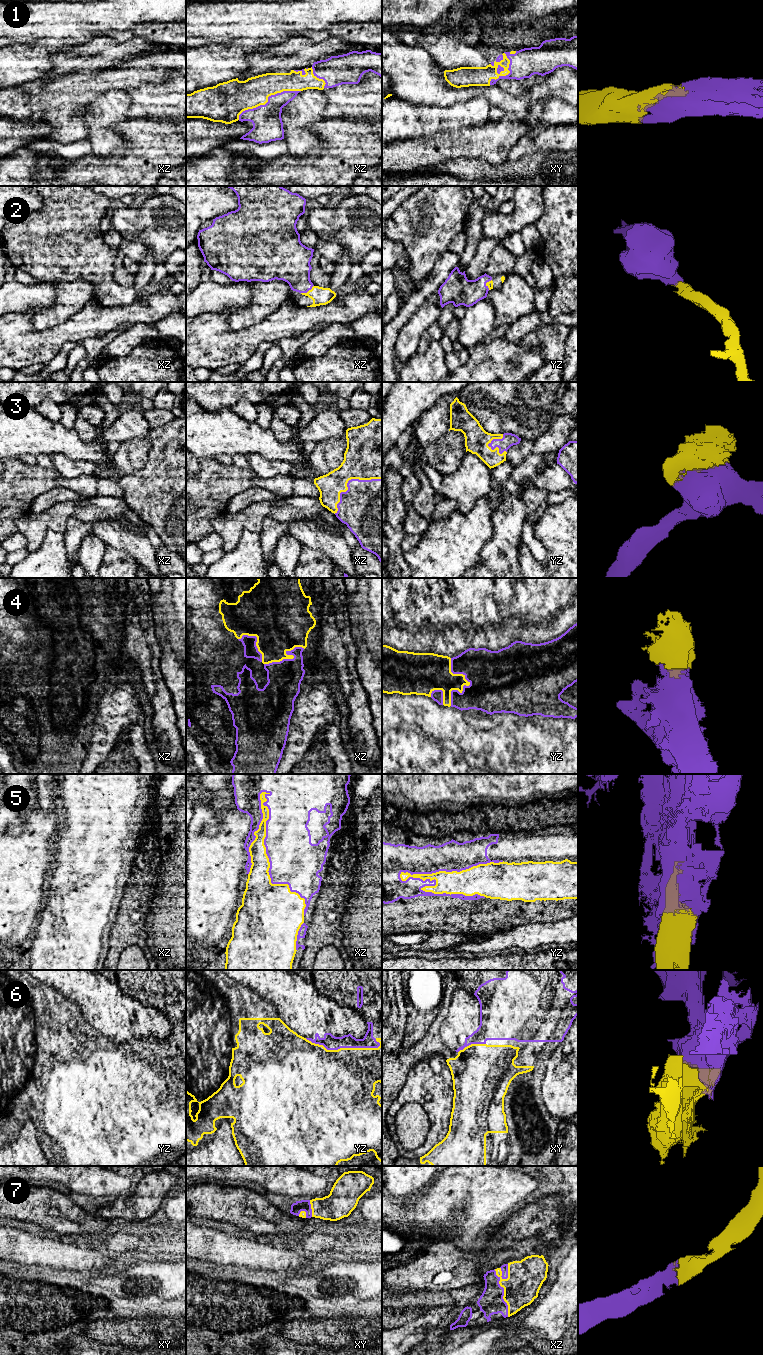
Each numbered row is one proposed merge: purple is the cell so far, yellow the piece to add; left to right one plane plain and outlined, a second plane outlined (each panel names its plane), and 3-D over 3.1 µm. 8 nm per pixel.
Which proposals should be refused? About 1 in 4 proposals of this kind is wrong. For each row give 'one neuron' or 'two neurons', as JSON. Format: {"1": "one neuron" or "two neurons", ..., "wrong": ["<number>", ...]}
{"1": "one neuron", "2": "one neuron", "3": "one neuron", "4": "one neuron", "5": "one neuron", "6": "one neuron", "7": "one neuron", "wrong": []}

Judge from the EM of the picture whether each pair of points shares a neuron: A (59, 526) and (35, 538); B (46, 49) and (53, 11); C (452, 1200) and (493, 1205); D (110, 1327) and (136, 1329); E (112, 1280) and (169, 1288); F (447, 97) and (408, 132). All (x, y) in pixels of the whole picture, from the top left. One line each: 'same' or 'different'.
A: same
B: different
C: different
D: same
E: same
F: different

